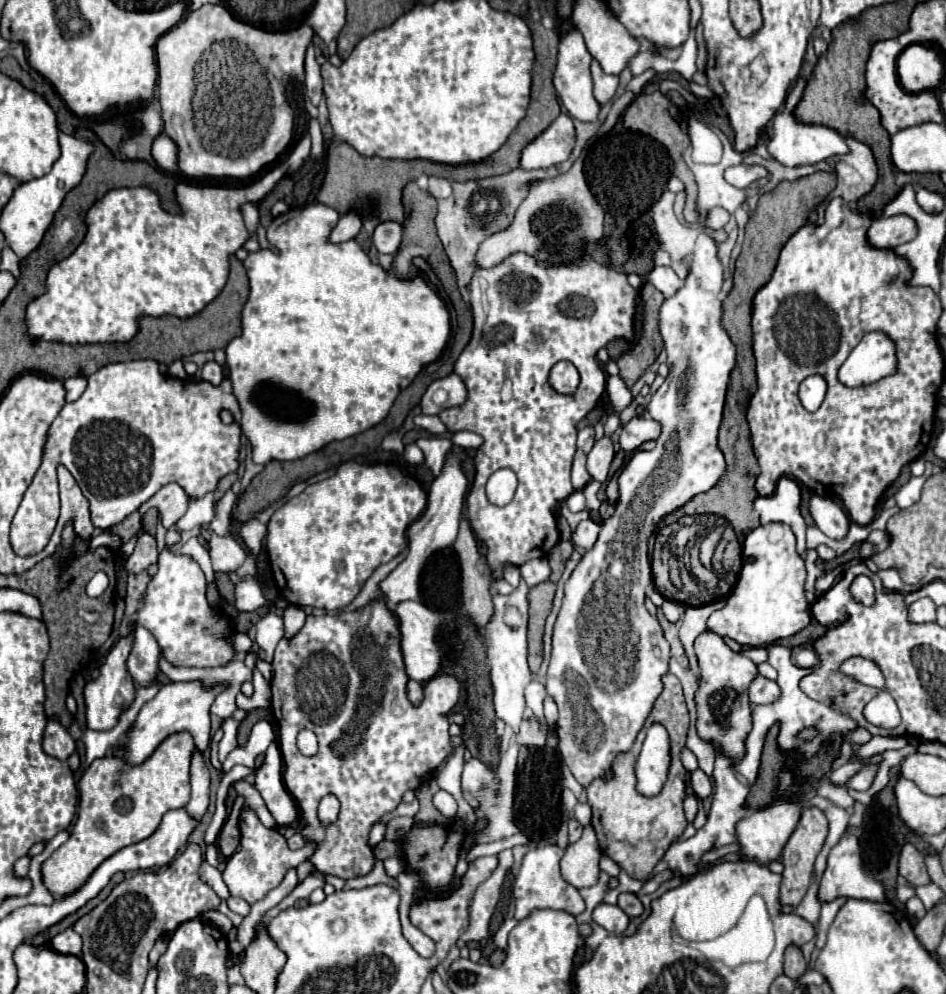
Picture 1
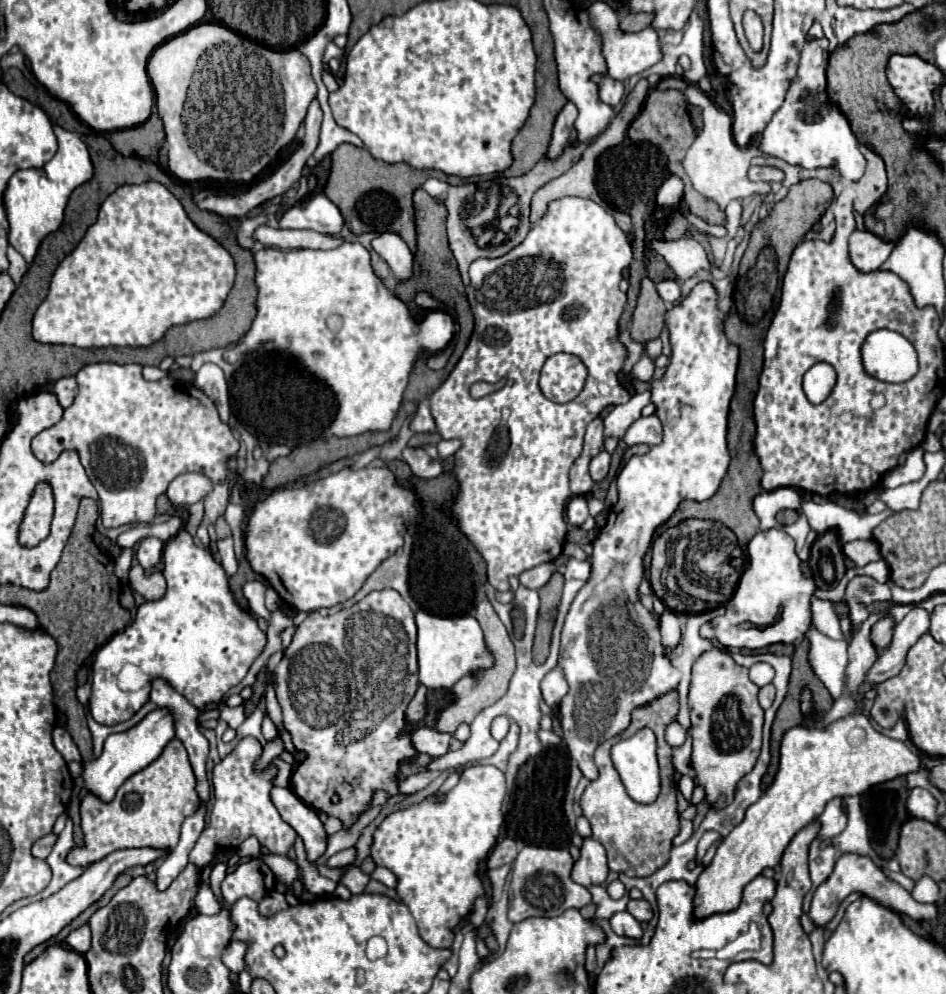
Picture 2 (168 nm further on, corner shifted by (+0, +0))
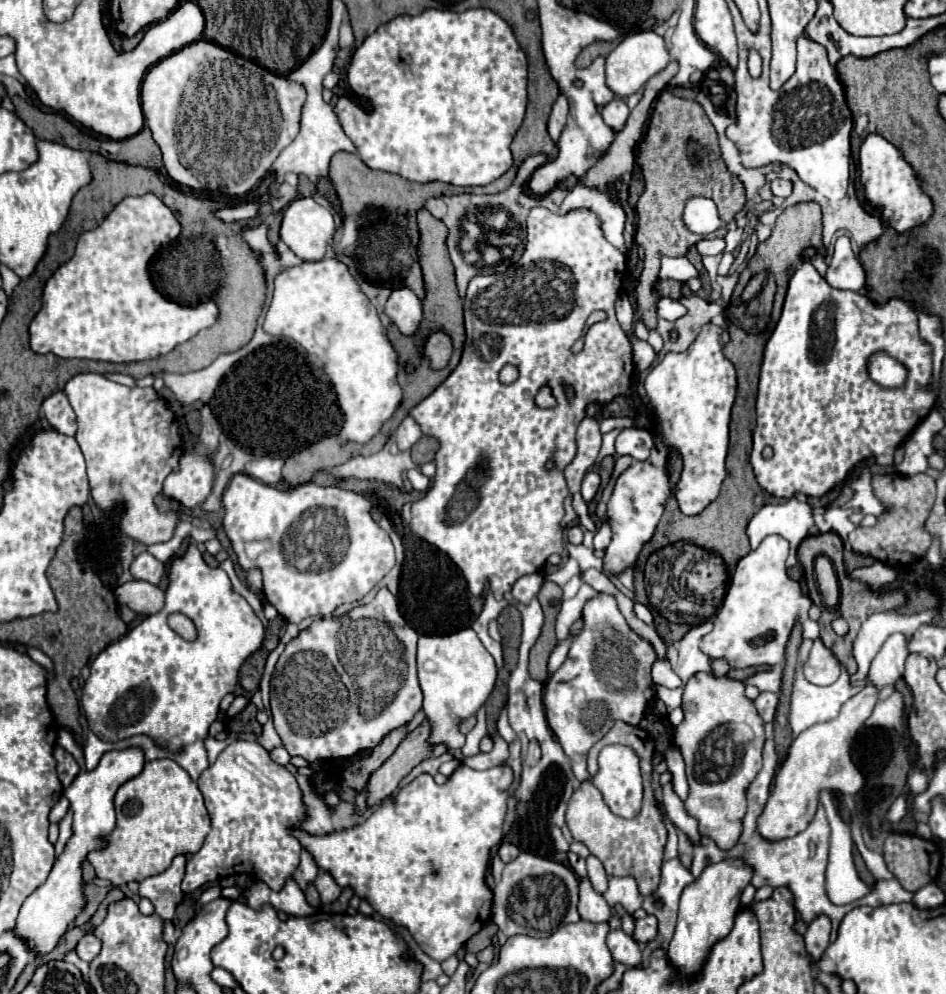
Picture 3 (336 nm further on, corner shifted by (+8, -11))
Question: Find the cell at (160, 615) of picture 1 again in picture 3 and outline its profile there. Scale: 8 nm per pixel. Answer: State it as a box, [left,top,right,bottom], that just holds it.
[82,545,264,751]

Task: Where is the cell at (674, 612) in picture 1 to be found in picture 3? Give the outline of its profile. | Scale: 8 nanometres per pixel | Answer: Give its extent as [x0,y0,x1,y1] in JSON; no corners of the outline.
[652,657,682,689]

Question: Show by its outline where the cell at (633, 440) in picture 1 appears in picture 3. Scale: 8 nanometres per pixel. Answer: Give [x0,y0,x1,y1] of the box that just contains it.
[616,427,652,461]

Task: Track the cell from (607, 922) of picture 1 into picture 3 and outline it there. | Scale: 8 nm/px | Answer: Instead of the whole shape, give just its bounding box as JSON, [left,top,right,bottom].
[608,917,642,967]

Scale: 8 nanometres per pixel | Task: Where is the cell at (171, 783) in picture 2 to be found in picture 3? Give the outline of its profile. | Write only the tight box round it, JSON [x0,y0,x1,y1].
[88,759,210,887]

